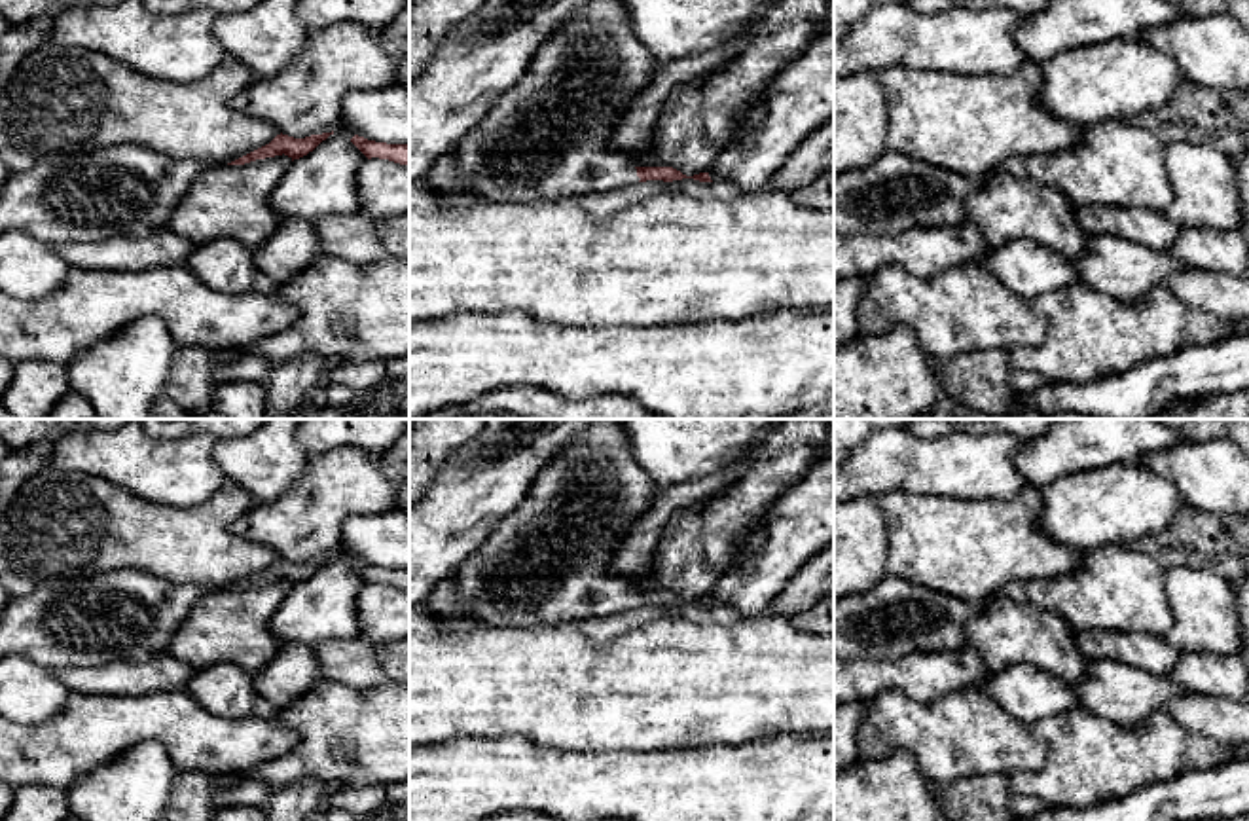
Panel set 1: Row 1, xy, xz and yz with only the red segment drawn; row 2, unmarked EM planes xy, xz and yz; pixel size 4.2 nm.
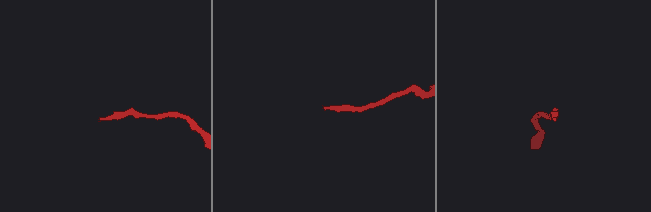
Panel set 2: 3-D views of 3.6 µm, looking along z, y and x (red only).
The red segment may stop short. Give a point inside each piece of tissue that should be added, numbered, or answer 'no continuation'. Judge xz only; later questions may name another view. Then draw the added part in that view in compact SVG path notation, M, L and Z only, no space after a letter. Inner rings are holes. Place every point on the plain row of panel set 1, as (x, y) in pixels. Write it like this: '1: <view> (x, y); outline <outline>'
1: xz (548, 562); outline M595 419L536 474L521 504L459 565L459 605L493 628L597 620L637 609L637 593L610 571L610 559L654 493L656 483L637 463L622 421Z

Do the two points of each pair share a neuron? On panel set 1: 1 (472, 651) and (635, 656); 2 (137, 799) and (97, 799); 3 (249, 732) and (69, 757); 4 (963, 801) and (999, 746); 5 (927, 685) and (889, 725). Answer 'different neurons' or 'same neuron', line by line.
1: same neuron
2: same neuron
3: same neuron
4: different neurons
5: different neurons

